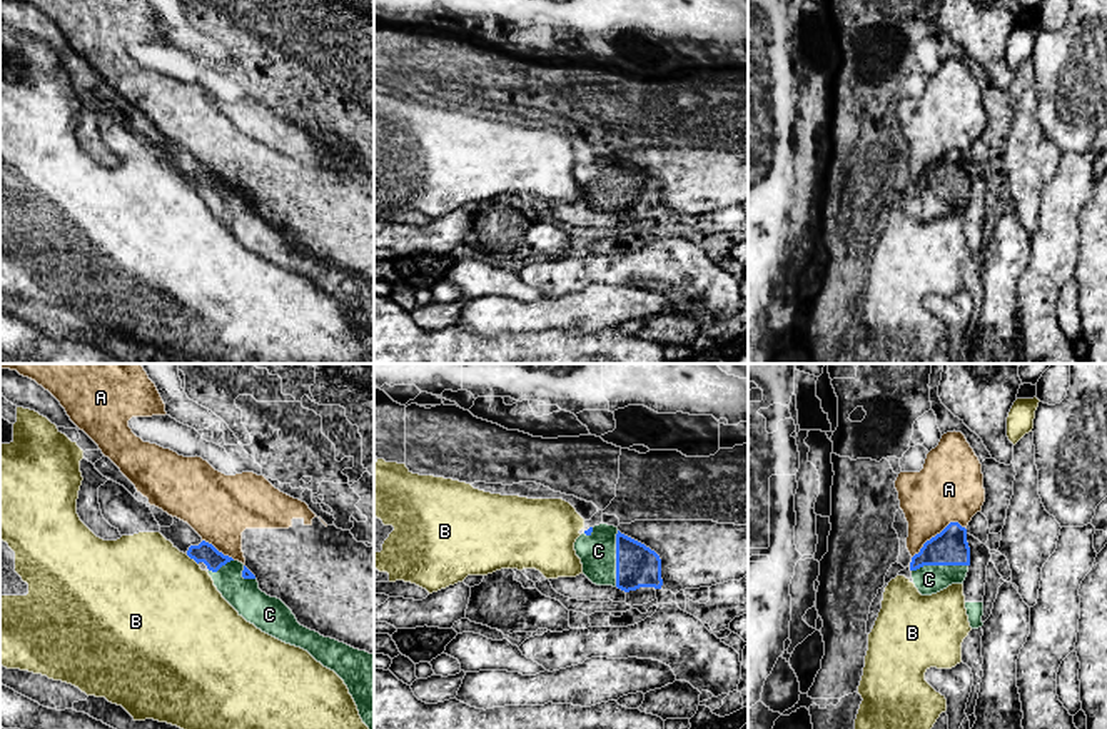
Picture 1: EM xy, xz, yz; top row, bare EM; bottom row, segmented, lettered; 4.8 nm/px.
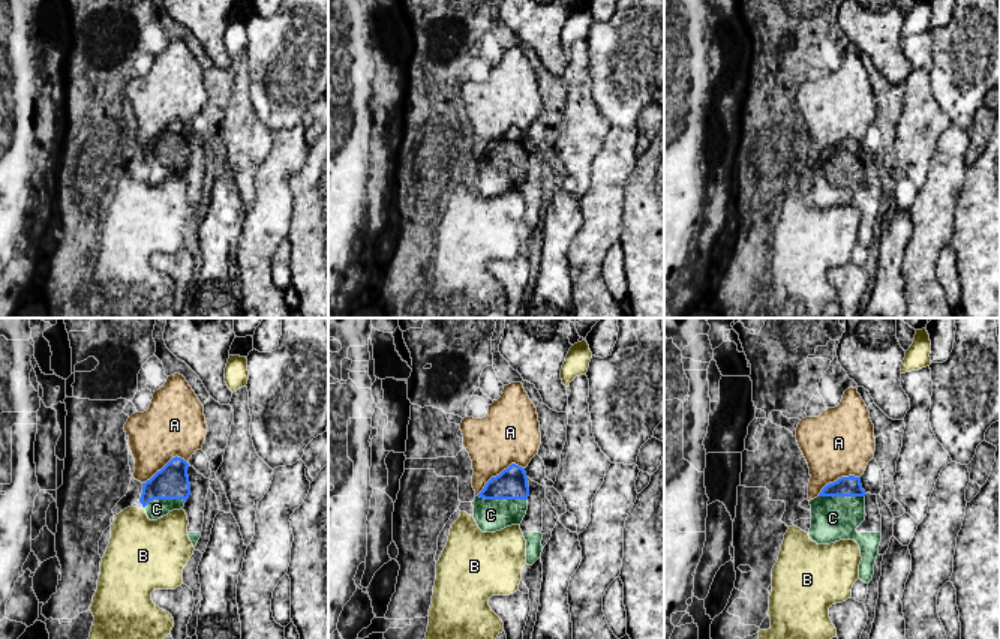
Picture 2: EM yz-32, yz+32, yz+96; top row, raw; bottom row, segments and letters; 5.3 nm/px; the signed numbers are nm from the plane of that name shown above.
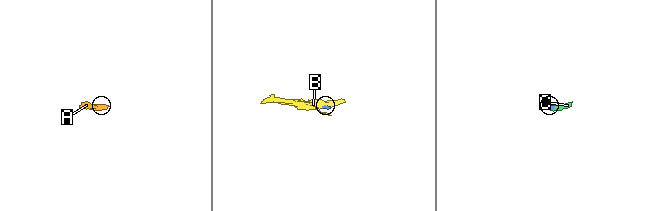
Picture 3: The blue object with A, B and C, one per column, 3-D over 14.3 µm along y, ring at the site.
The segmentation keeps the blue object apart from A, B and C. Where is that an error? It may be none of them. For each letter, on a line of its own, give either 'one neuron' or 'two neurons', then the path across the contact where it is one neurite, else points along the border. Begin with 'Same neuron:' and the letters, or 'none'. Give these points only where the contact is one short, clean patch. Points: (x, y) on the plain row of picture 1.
Same neuron: C
A: two neurons | along yz (965, 154), (949, 149), (912, 184)
B: two neurons | along xy (186, 180), (197, 191)
C: one neuron

